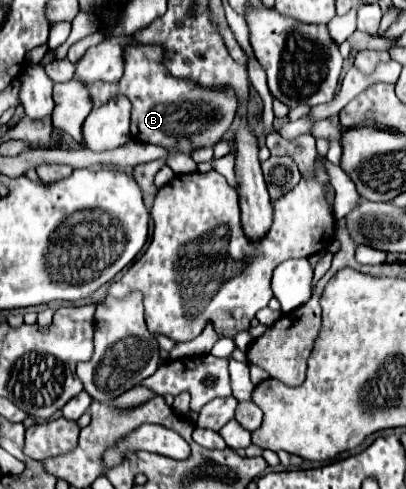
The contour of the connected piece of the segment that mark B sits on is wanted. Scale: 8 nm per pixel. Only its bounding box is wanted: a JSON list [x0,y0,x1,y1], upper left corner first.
[90,44,238,154]

